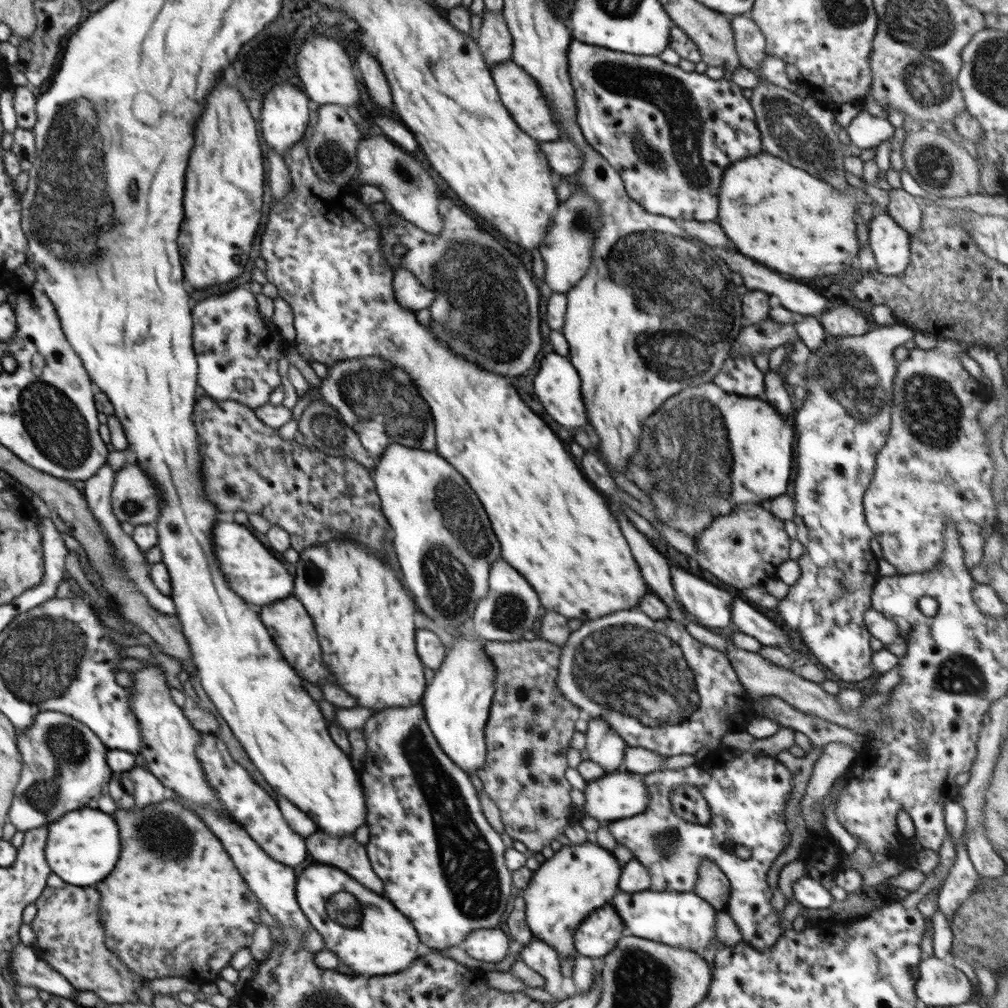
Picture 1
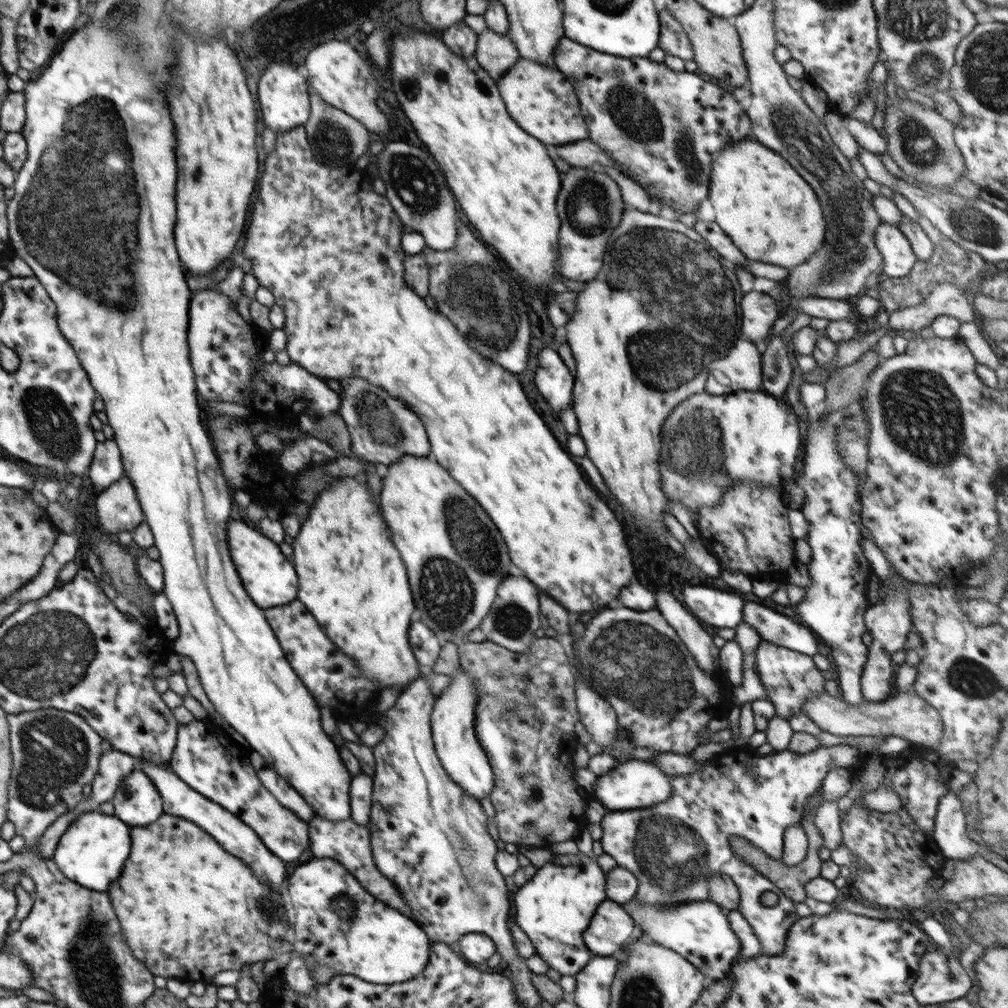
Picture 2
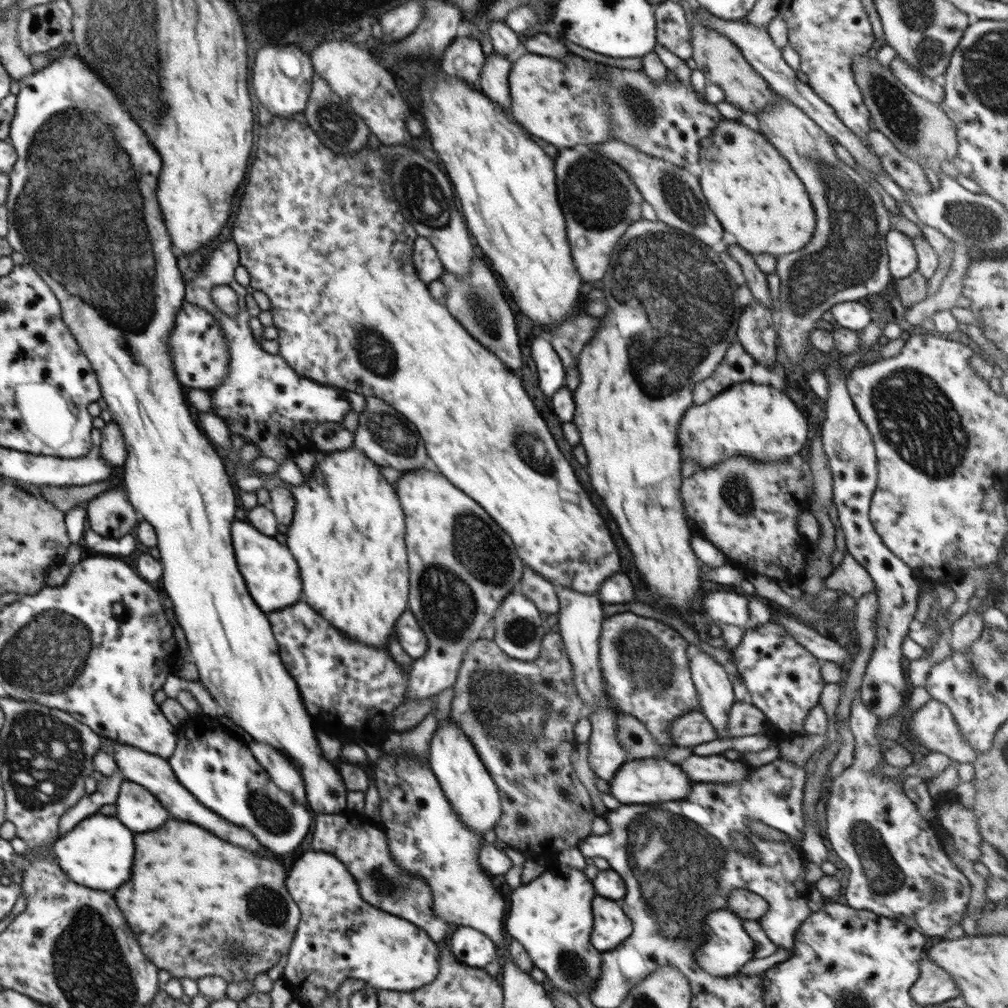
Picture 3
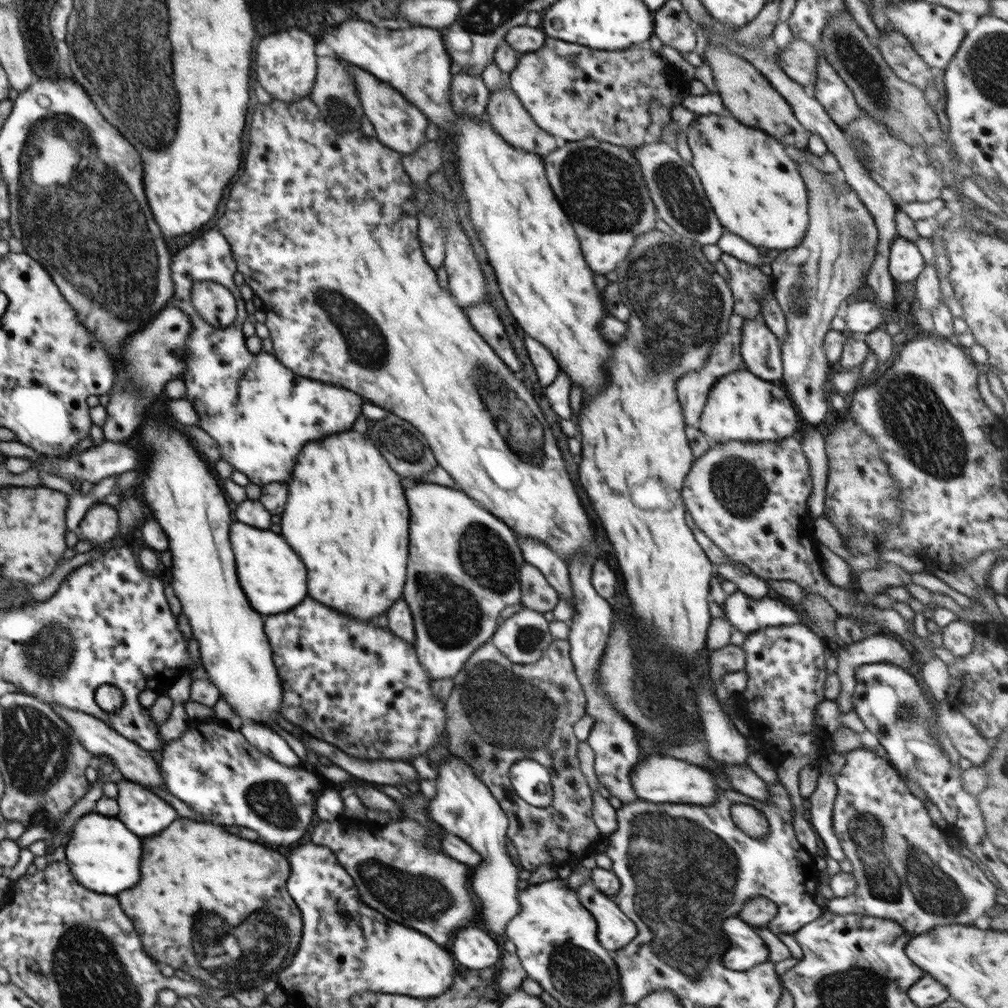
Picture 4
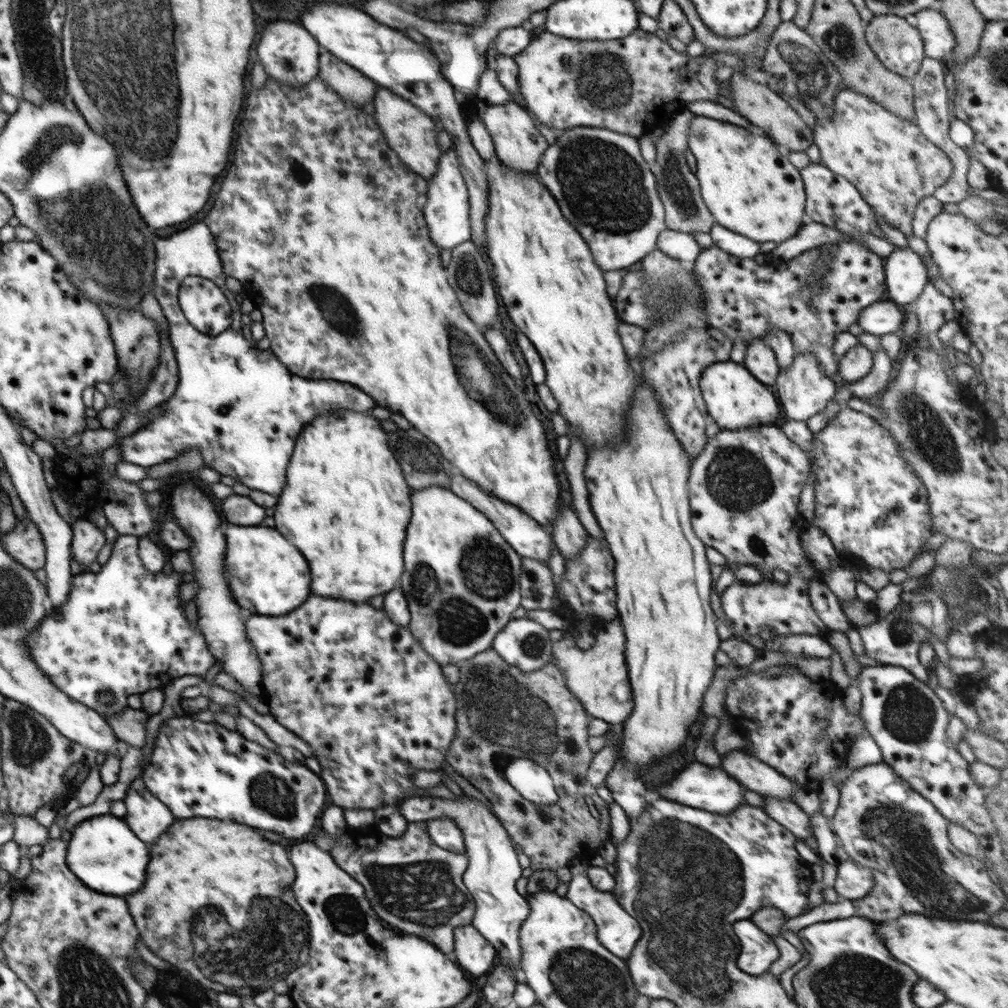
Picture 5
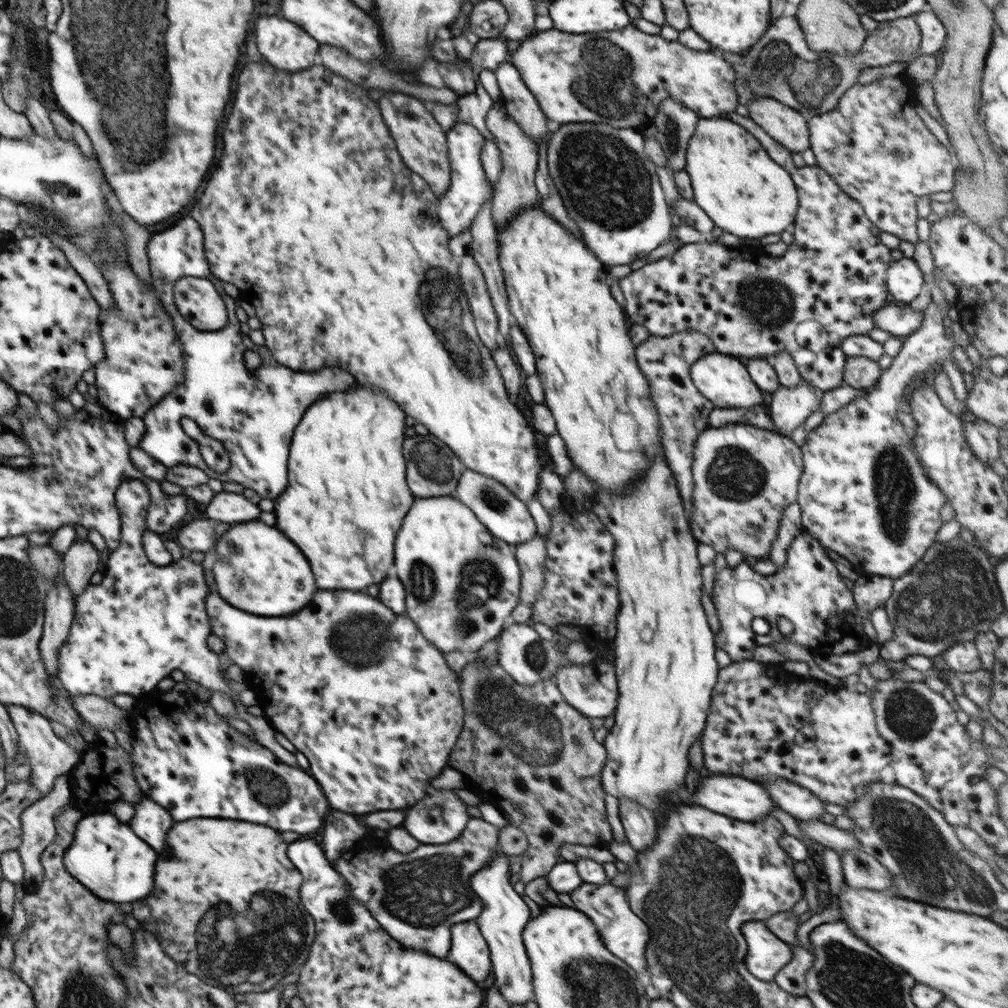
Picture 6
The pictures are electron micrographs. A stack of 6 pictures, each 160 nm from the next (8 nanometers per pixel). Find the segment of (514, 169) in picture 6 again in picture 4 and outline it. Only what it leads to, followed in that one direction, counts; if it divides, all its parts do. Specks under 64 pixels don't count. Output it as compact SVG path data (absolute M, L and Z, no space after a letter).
M498 88L489 94L487 119L512 148L542 158L556 150L554 137L541 130L511 88Z

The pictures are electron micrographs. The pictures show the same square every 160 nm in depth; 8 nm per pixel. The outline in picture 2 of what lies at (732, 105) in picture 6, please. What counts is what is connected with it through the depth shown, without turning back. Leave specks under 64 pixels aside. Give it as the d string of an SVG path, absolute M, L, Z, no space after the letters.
M520 58L497 80L497 88L510 117L549 148L588 139L575 86L558 68Z

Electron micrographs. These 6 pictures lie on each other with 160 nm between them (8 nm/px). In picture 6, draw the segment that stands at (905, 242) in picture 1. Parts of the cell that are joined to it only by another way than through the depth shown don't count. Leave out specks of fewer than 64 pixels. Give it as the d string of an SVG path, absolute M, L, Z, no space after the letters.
M912 258L893 260L886 271L887 289L896 300L909 304L924 286L923 272Z

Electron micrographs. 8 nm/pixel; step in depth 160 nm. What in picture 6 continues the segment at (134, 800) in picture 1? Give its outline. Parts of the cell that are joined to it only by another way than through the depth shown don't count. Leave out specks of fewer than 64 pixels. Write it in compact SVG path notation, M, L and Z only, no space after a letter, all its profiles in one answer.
M144 797L136 803L136 812L130 820L130 828L138 838L148 842L158 852L166 846L166 834L172 828L172 818L168 810L164 810L152 799Z

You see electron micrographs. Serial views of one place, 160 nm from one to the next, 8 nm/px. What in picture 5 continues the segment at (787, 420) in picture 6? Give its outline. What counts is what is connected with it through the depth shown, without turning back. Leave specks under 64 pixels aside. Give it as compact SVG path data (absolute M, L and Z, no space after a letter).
M800 351L794 355L793 361L790 370L786 368L784 372L779 372L775 382L776 396L781 404L783 420L806 421L828 406L828 402L834 399L837 386L828 375L820 370L816 355L808 351Z

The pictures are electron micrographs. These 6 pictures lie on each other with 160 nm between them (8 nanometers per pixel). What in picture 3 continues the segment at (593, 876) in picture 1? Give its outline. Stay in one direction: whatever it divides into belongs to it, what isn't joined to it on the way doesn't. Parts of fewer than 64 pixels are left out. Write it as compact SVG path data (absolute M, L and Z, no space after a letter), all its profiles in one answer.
M560 864L557 871L547 869L538 878L531 880L529 883L520 884L520 886L509 894L509 901L507 905L506 917L505 917L505 928L522 946L525 951L529 954L531 961L534 963L534 967L539 968L546 974L550 980L552 980L554 988L567 992L569 995L574 996L576 993L588 994L592 990L592 987L598 985L598 980L601 975L601 952L596 950L592 946L590 937L594 926L593 923L593 910L592 910L592 899L597 895L596 889L594 888L593 881L590 880L582 869L574 869L564 864Z

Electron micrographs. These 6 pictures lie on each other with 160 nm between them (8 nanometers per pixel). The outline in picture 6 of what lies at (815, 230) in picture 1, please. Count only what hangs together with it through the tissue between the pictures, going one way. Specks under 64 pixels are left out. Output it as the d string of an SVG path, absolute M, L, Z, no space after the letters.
M721 117L701 118L694 136L686 148L686 167L692 178L693 201L714 220L714 224L734 236L748 239L762 239L771 234L783 233L794 224L799 205L799 194L791 174L778 166L768 156L761 142L744 127Z

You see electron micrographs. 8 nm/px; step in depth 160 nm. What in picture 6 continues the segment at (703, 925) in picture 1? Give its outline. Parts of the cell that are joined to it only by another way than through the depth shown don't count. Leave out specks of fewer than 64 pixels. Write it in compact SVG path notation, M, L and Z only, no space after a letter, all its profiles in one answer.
M748 921L742 926L748 942L745 965L748 972L763 981L773 981L776 973L790 962L791 945L776 938L765 921Z

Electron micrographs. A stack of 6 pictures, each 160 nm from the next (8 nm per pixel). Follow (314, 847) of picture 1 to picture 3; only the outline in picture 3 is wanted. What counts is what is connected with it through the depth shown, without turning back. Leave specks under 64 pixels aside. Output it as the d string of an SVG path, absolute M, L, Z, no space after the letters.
M322 813L314 814L314 820L316 820L316 832L312 832L312 848L316 846L316 850L333 854L343 862L355 878L361 897L368 904L416 924L437 944L440 944L444 936L450 936L453 929L445 920L433 913L433 896L426 881L421 876L396 866L391 859L385 832L381 830L379 823L368 819L346 820L342 814Z

